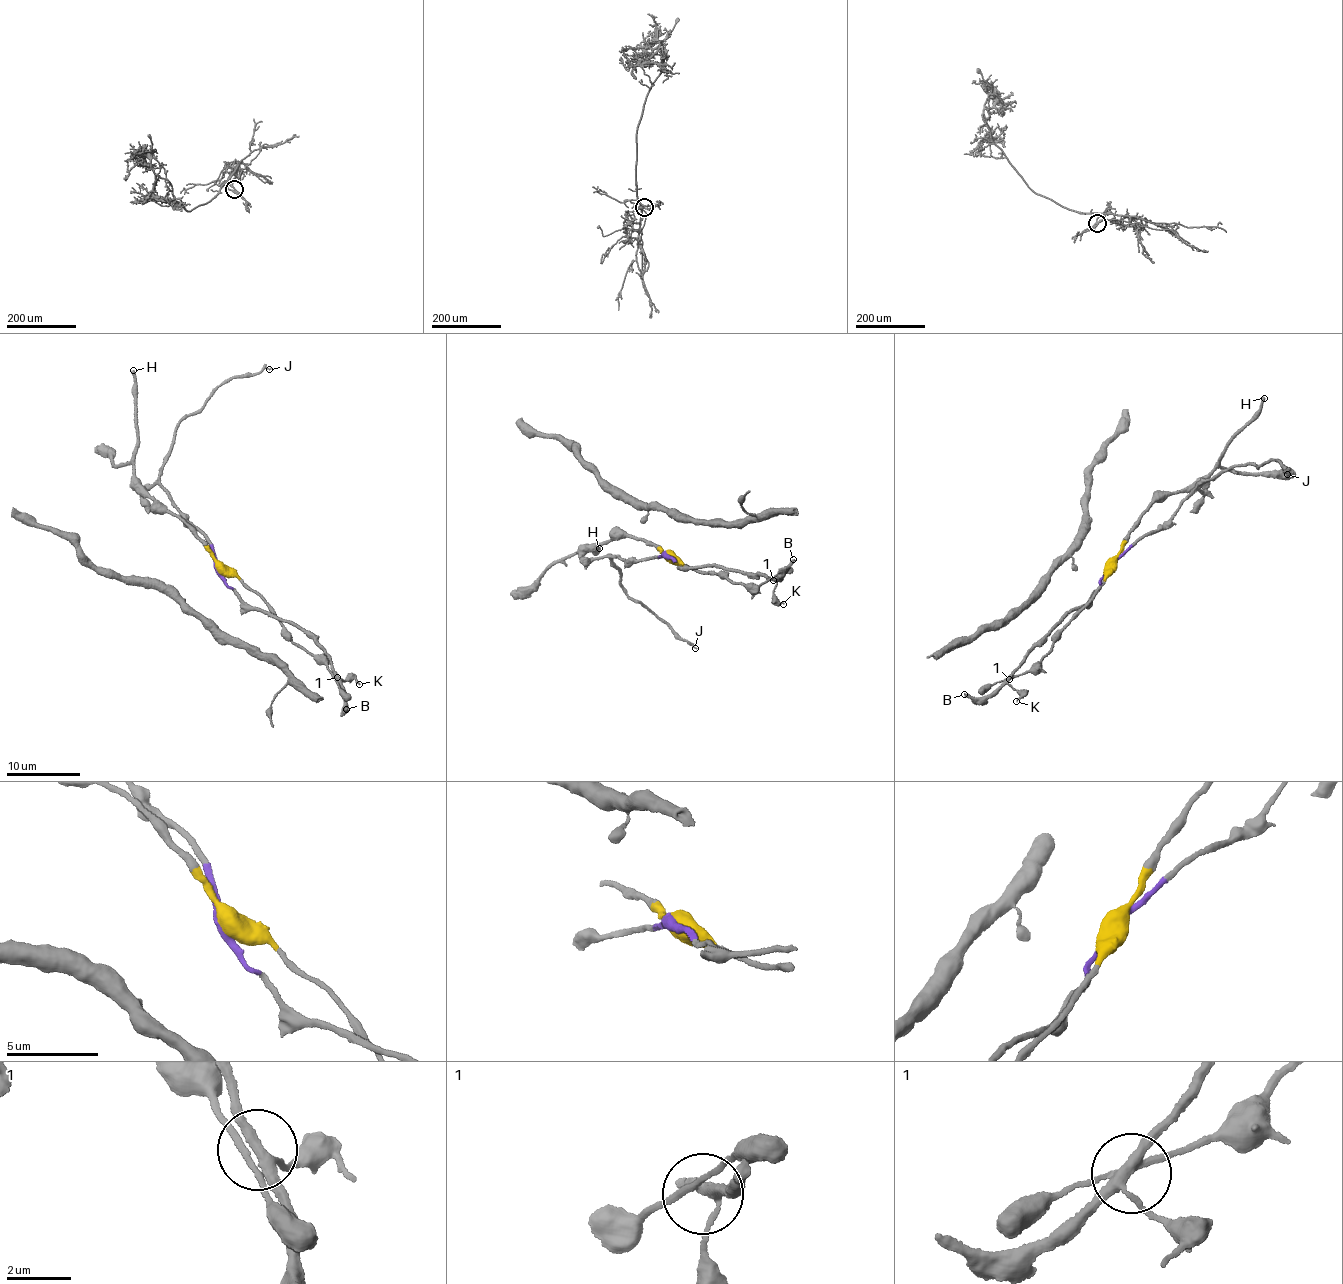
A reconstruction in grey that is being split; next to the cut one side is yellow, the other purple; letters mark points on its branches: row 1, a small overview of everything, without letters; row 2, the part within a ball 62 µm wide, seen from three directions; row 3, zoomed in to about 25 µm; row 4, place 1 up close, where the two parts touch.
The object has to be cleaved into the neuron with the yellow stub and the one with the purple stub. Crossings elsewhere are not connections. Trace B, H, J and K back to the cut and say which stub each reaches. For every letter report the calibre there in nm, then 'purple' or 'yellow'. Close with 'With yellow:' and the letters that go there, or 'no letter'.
B: 280 nm thick; purple
H: 300 nm thick; yellow
J: 220 nm thick; purple
K: 150 nm thick; purple
With yellow: H

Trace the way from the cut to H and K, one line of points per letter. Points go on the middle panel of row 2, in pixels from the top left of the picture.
H: (665, 554), (654, 545), (622, 536), (595, 543), (584, 550), (599, 549)
K: (665, 554), (687, 566), (721, 567), (759, 574), (774, 581), (773, 594), (782, 604)

